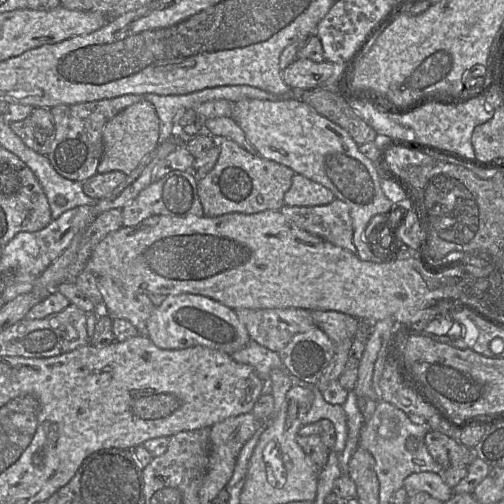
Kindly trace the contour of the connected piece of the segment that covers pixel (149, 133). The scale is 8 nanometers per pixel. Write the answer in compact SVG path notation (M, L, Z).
M146 101L134 103L112 119L103 129L103 155L97 173L121 171L130 174L159 144L159 118L154 106Z

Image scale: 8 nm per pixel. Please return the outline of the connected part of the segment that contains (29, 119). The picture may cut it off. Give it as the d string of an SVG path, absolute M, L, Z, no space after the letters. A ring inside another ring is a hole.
M36 107L25 119L9 125L27 147L42 155L50 152L55 126L49 108Z

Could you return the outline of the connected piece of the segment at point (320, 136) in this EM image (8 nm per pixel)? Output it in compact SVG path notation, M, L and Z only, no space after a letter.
M293 98L276 101L243 99L235 102L231 118L243 130L259 156L287 166L295 173L323 185L332 191L335 198L348 205L353 225L353 243L361 260L384 262L390 260L390 257L385 256L400 252L413 256L414 250L399 237L397 225L390 227L389 242L384 243L390 244L389 248L384 247L380 251L368 240L367 227L372 218L376 215L391 215L389 212L393 203L381 189L381 171L377 163L359 151L359 145L345 129L320 115L301 99Z

